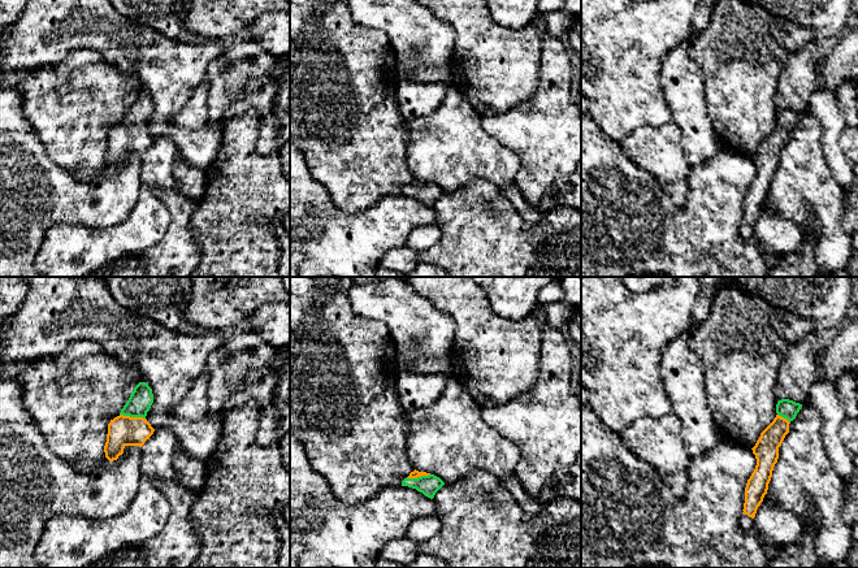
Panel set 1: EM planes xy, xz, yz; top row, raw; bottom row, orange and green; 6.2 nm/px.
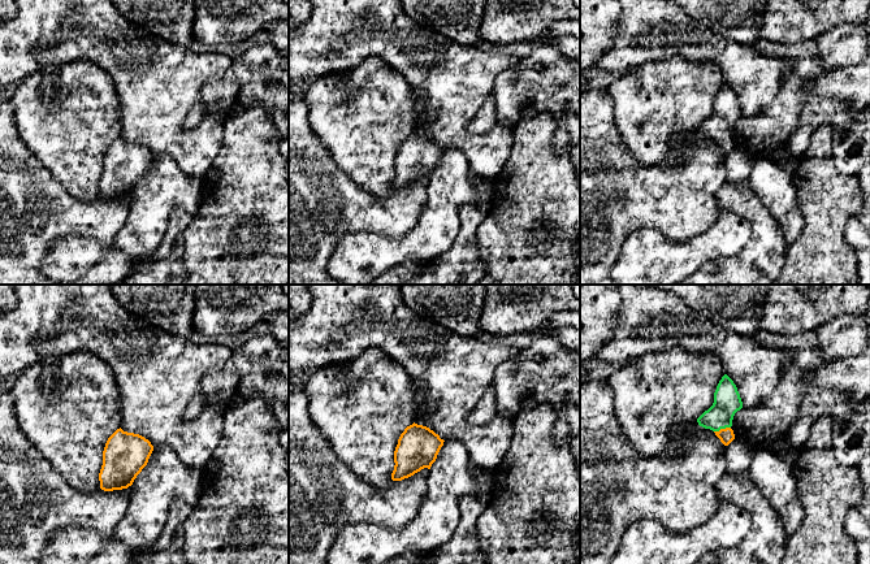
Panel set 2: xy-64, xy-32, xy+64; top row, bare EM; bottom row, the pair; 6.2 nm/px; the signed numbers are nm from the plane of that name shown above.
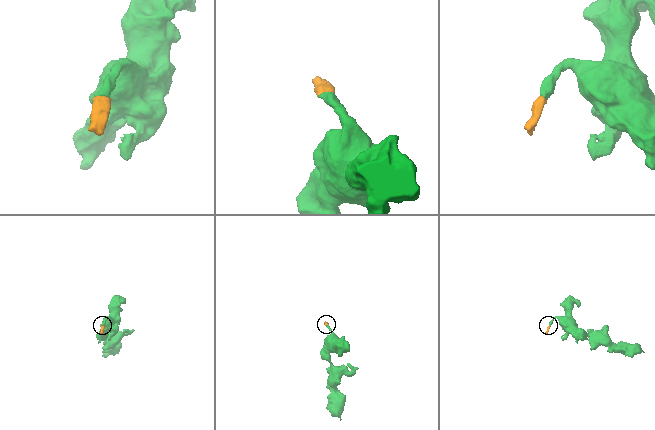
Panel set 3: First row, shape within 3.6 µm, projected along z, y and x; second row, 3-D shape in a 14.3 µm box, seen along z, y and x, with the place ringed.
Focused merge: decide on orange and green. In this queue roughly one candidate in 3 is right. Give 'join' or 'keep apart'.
join

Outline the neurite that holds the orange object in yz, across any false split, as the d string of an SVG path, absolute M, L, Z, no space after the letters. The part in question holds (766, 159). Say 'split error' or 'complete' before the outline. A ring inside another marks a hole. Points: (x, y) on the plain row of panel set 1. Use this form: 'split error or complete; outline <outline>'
split error; outline M781 108L776 113L776 126L760 142L759 148L751 157L757 174L745 196L744 222L740 225L740 235L745 240L754 238L753 227L763 211L772 186L772 179L779 168L779 156L789 142L789 133L796 127L802 113L789 108Z

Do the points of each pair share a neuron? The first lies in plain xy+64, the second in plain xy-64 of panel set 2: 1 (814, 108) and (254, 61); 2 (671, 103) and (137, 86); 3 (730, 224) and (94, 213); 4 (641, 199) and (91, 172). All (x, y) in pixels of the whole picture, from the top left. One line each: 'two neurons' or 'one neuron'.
1: one neuron
2: two neurons
3: two neurons
4: two neurons

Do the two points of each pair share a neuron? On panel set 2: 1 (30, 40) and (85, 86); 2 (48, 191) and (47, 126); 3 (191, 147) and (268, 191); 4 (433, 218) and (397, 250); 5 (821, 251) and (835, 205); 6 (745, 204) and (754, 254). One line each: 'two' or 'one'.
1: two
2: two
3: two
4: one
5: one
6: one

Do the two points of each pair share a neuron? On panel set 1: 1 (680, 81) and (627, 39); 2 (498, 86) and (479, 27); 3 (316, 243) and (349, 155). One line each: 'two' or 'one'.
1: two
2: one
3: two

